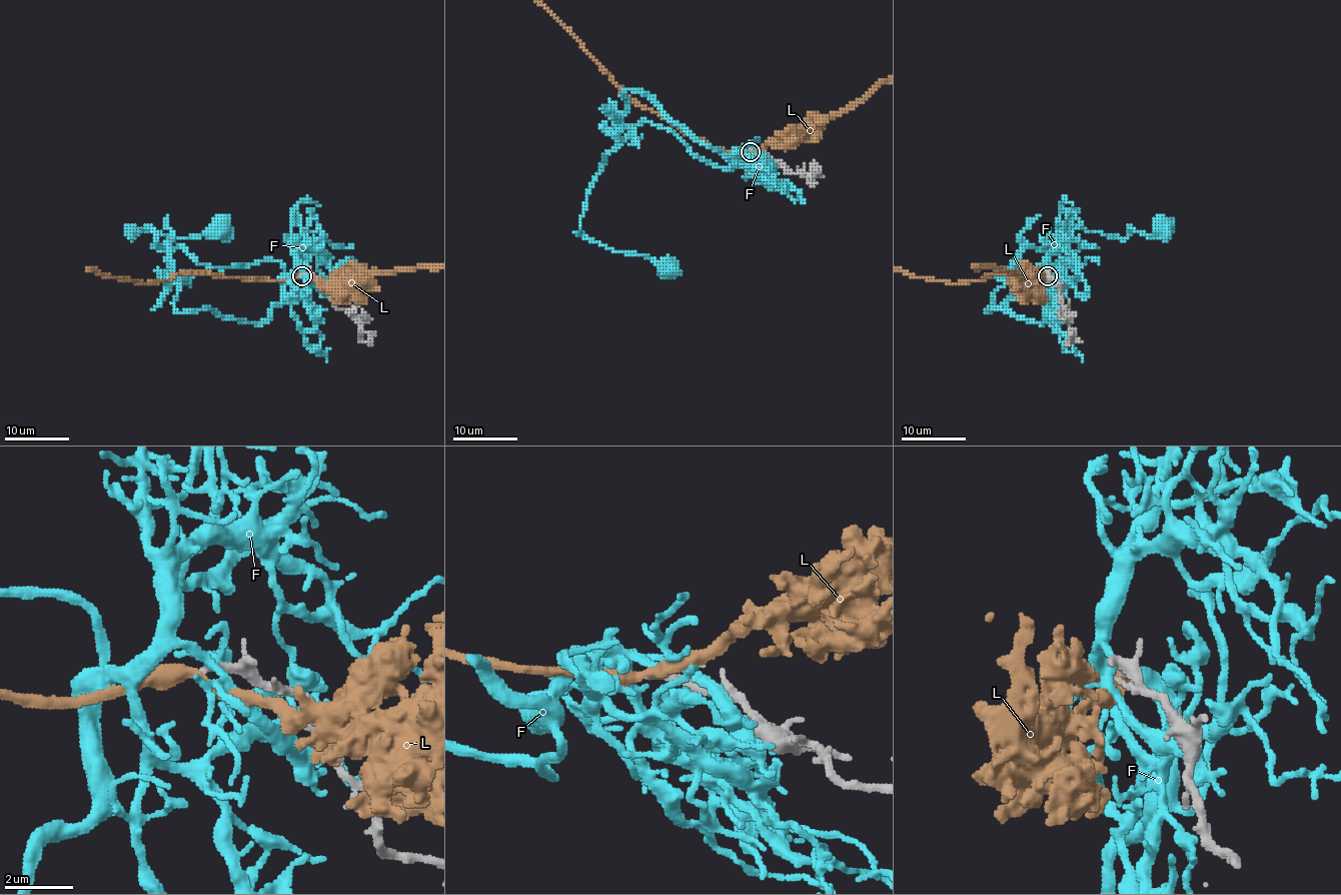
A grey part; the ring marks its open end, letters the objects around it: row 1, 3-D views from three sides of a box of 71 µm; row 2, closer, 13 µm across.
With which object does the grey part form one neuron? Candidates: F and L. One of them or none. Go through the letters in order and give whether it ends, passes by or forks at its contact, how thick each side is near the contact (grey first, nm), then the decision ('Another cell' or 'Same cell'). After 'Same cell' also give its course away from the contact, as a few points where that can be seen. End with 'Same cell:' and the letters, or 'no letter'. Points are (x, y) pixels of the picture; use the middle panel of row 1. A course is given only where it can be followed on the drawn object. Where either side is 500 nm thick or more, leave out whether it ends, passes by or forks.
F: It forks there. Thickness 200 nm (grey) against 220 nm. Another cell
L: It passes by. Thickness 220 nm (grey) against 320 nm. Another cell
Same cell: no letter

